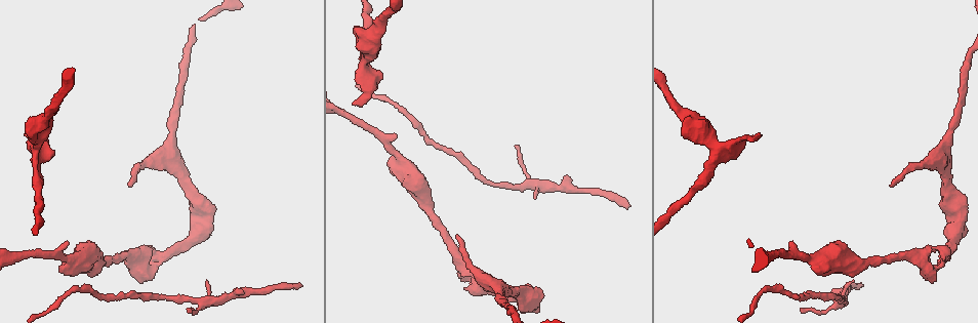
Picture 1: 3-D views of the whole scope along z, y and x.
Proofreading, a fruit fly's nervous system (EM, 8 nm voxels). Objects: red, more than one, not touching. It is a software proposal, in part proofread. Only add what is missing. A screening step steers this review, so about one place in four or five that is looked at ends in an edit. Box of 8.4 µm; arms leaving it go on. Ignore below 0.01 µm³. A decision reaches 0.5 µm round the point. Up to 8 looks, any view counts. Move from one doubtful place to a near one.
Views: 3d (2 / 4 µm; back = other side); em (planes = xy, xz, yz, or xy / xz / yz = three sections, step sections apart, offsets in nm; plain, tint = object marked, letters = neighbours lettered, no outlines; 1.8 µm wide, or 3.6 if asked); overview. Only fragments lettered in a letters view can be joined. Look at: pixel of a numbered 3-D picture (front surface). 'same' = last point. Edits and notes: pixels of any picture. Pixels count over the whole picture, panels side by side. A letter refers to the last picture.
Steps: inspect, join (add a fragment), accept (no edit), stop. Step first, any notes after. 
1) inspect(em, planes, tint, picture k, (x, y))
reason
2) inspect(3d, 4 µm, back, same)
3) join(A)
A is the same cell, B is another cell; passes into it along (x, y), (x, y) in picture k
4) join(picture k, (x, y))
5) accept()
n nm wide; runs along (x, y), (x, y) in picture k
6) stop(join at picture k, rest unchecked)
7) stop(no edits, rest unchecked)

inspect(3d, 2 µm, picture 1, (206, 280))
tapers out

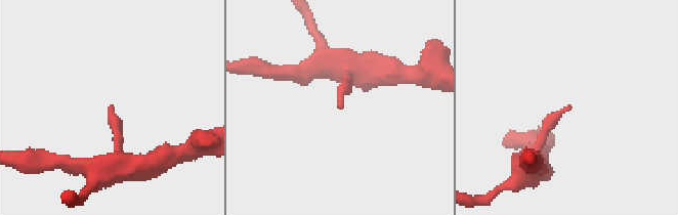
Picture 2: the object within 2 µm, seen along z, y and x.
inspect(em, planes, letters, picture 2, (569, 104))
now the EM

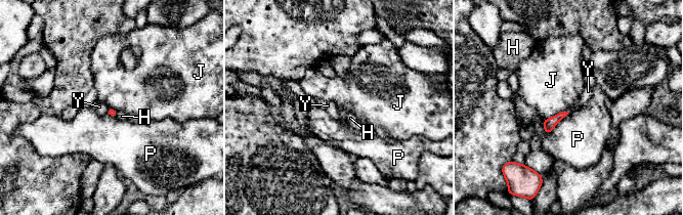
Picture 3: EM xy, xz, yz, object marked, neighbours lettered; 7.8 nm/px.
accept()
H, J, P and Y are other cells; border along (568, 108), (544, 119) in picture 3; none of them fits

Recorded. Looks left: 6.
inspect(3d, 4 µm, picture 1, (863, 285))
thin end

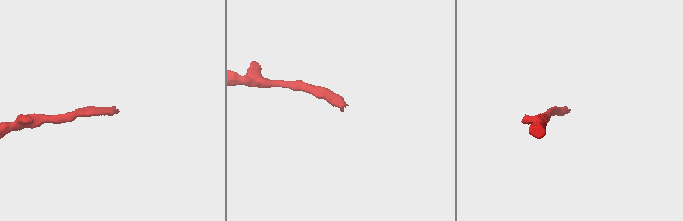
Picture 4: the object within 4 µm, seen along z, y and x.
inspect(em, xz, step 4, tint, picture 4, (345, 106))
shape alone is not enough

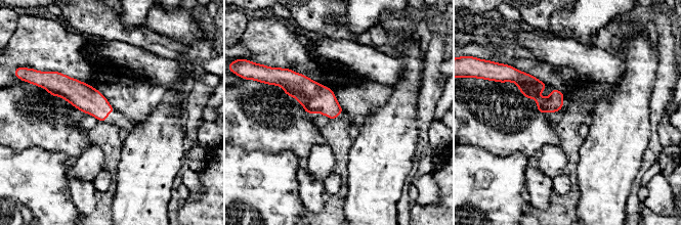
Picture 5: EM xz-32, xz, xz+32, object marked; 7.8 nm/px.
inspect(em, planes, letters, same)
another direction

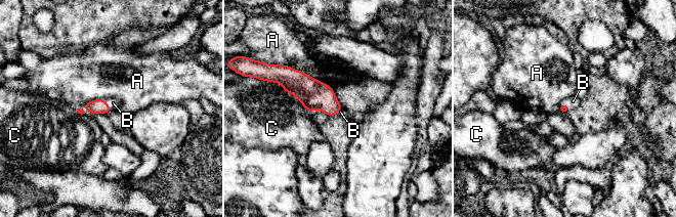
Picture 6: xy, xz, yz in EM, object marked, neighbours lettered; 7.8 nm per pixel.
join(B)
B is the same cell, A and C are other cells; passes into it along (563, 107), (566, 104), (573, 101) in picture 6; the neuron continues

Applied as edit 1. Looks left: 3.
inspect(3d, 2 µm, picture 1, (24, 133))
branch stops here

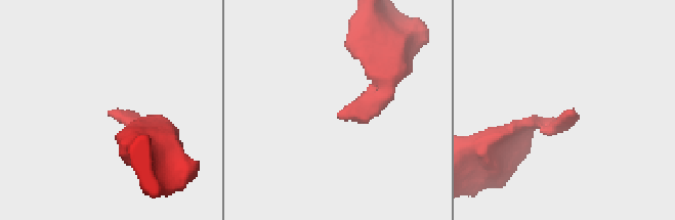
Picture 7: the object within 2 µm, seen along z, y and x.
inspect(em, yz, step 4, letters, picture 7, (571, 113))

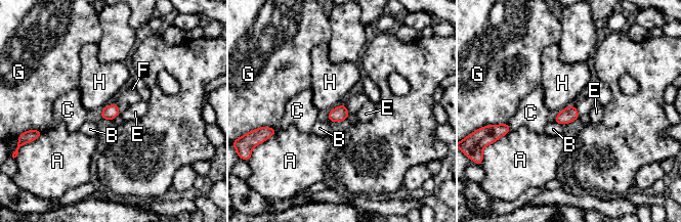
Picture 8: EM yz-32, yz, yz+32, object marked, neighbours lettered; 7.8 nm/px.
inspect(em, planes, letters, same)
cut it another way

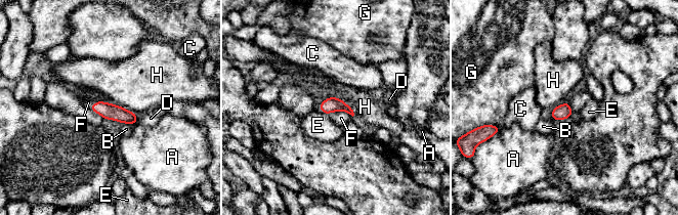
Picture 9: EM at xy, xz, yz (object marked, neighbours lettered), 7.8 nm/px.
join(F)
H touches over 240 nm; F is the same cell, A, B, C, D, E, G and H are other cells; passes into it along (331, 104), (340, 110), (341, 118) in picture 9; it goes on there

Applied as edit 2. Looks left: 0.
stop(join at picture 6, join at picture 9, rest unchecked)

